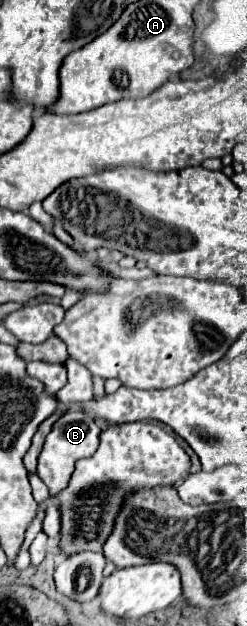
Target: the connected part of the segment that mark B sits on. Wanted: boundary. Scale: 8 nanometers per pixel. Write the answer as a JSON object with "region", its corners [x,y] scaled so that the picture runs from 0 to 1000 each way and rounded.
{"region":[[[279,655],[231,671],[231,677],[215,677],[215,687],[182,700],[182,712],[158,728],[158,744],[150,744],[150,757],[198,776],[206,792],[223,792],[239,783],[271,776],[296,757],[296,744],[320,732],[385,725],[401,712],[401,690],[409,684],[385,677],[385,668],[328,655]]]}

